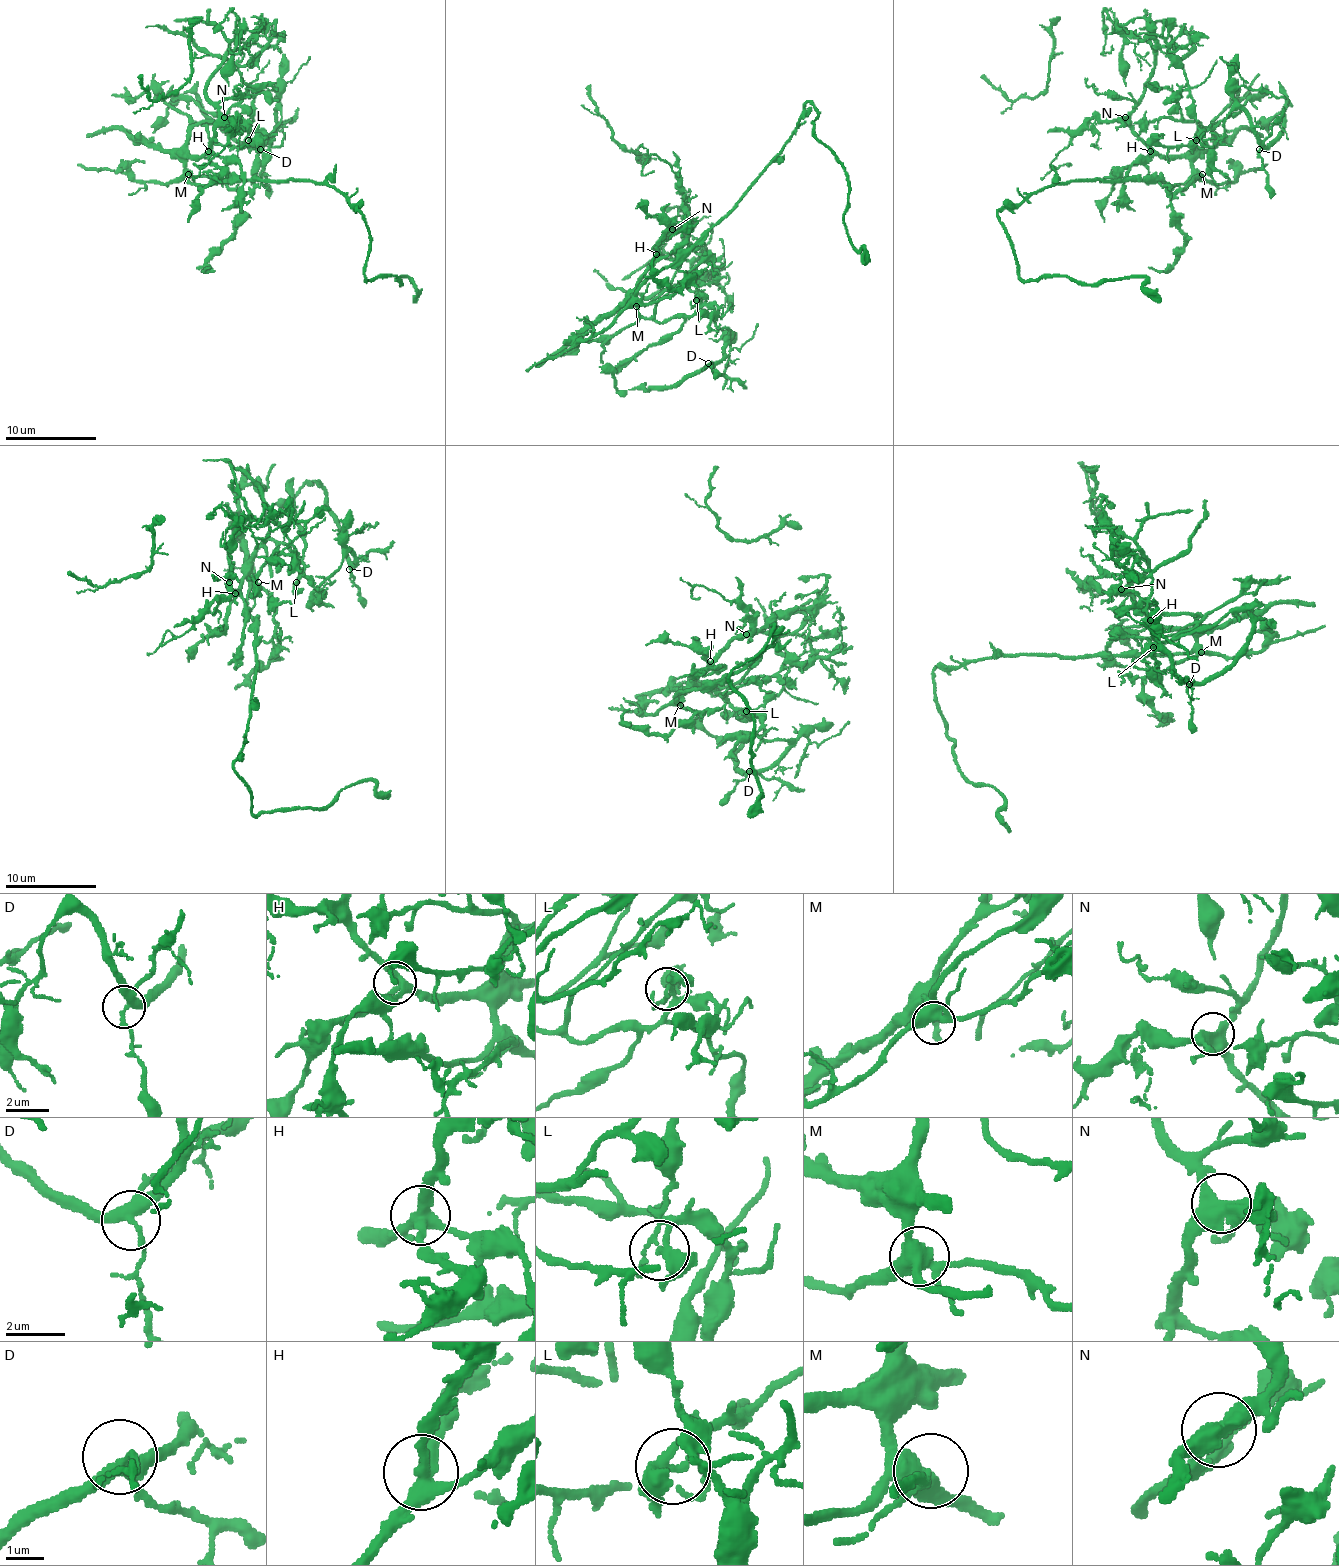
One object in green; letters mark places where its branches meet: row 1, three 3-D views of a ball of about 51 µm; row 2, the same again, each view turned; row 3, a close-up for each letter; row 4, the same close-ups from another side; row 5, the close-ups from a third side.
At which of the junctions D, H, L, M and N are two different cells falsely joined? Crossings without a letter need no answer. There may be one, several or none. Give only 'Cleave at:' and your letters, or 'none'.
Cleave at: L

